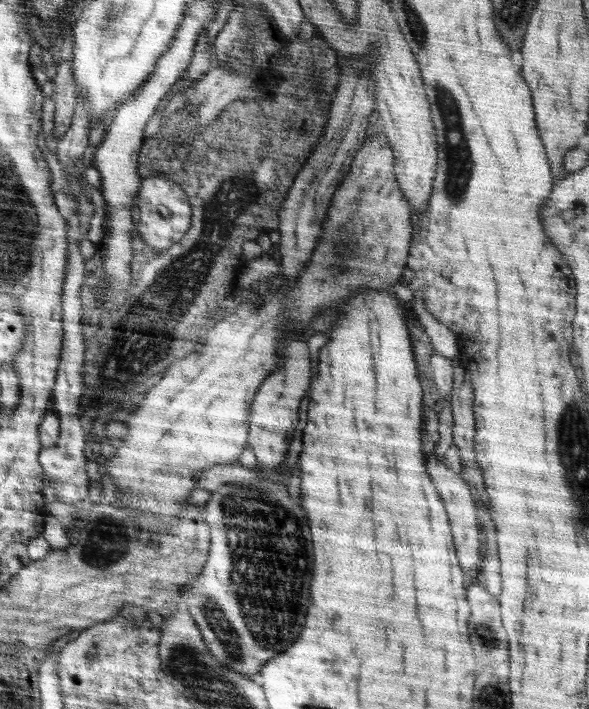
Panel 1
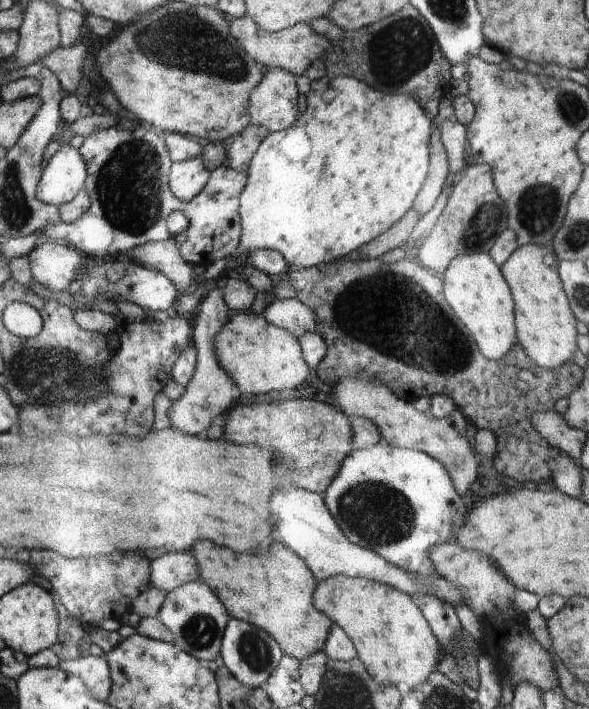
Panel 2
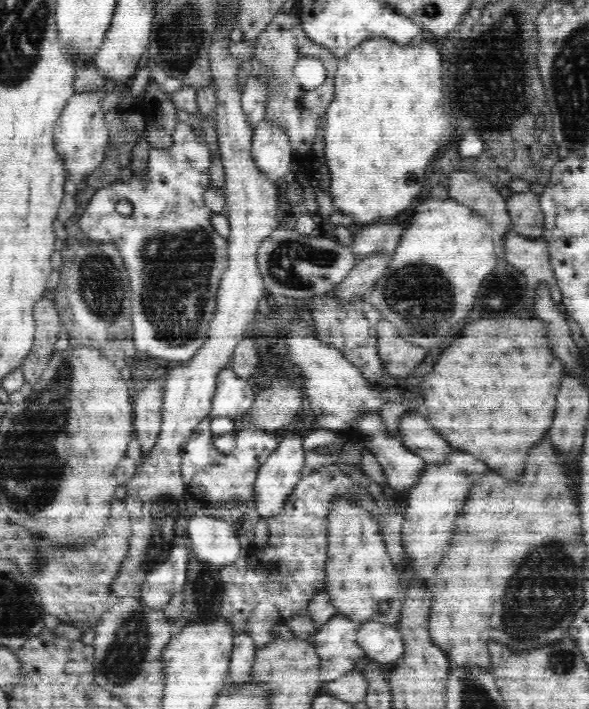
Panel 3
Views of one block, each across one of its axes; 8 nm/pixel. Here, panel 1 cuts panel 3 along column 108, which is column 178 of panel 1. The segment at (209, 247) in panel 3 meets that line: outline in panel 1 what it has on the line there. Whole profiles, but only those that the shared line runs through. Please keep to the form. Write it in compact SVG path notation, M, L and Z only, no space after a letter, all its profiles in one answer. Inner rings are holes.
M164 175L147 176L141 179L141 188L137 192L137 199L136 210L140 223L138 232L142 234L142 238L145 238L146 244L149 244L150 248L165 251L173 244L181 243L185 239L192 228L193 209L192 202L186 198L181 185ZM158 206L166 206L170 210L170 216L166 218L160 215Z

